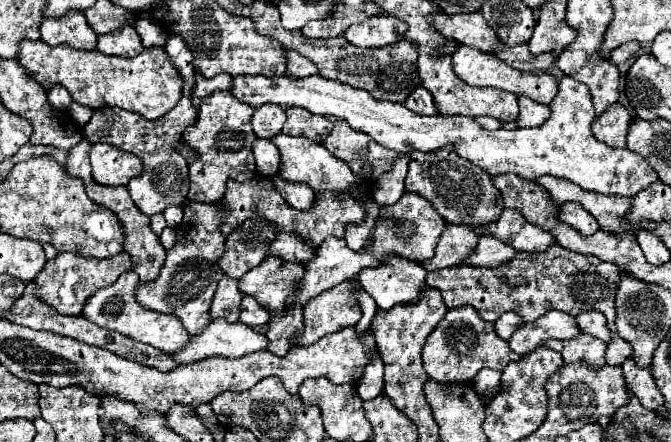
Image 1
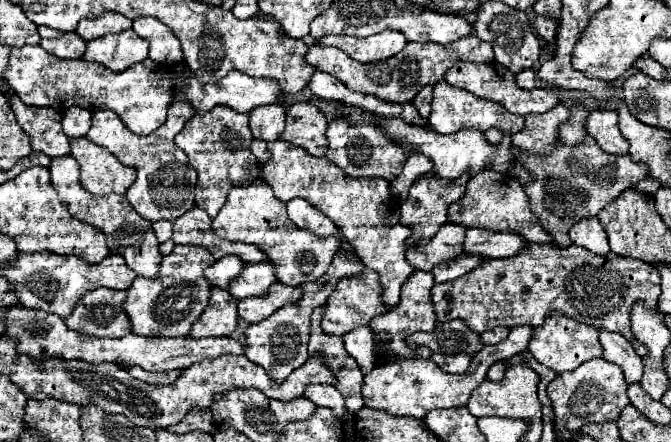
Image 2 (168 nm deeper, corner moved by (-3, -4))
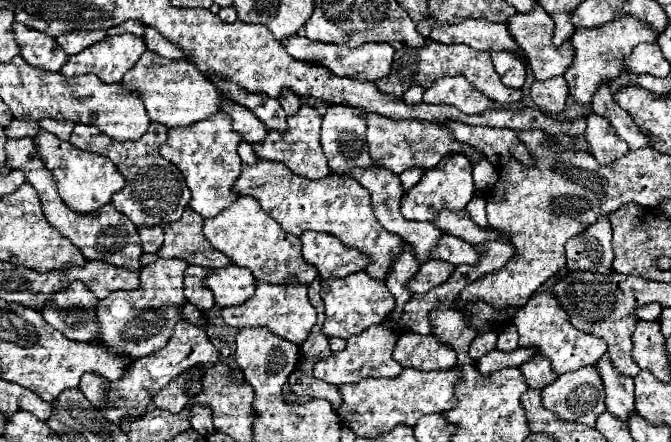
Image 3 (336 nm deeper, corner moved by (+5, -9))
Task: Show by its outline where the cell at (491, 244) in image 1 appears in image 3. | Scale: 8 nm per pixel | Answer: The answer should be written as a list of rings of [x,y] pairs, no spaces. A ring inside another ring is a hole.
[[[430,259],[428,263],[420,265],[420,271],[412,277],[412,283],[408,287],[412,287],[414,293],[428,293],[430,289],[442,285],[454,269],[456,267],[452,267],[452,263],[444,263],[442,259]]]

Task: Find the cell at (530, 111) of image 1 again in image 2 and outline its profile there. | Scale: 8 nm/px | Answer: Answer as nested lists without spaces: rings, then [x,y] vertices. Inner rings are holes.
[[[562,104],[554,106],[552,110],[544,112],[544,114],[528,114],[526,116],[526,126],[512,136],[512,146],[520,146],[520,150],[524,150],[524,158],[518,158],[518,162],[528,170],[530,174],[530,182],[524,184],[524,192],[528,196],[532,214],[536,214],[538,222],[542,224],[542,228],[554,238],[556,246],[570,246],[570,238],[568,238],[568,230],[582,218],[588,216],[596,216],[604,206],[608,206],[610,202],[614,202],[624,190],[628,190],[630,186],[636,186],[636,182],[650,178],[650,170],[648,166],[634,162],[628,154],[624,156],[610,156],[604,150],[600,150],[600,146],[596,146],[596,140],[586,134],[584,142],[580,142],[580,146],[574,148],[566,148],[560,144],[558,138],[558,126],[564,124],[570,118],[570,110]]]

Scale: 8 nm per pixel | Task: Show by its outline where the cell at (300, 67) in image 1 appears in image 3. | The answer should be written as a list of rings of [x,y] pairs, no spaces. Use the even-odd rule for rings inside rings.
[[[358,109],[358,111],[368,125],[366,139],[368,139],[368,149],[370,149],[372,161],[380,167],[390,169],[396,175],[400,175],[402,171],[410,169],[410,167],[422,167],[422,169],[436,167],[438,161],[448,153],[464,153],[470,159],[478,159],[482,155],[478,149],[472,149],[472,147],[452,139],[452,135],[448,135],[448,131],[444,131],[444,127],[438,127],[436,123],[428,123],[428,121],[420,121],[420,119],[410,119],[410,121],[394,119],[394,117],[384,117],[378,113],[364,111],[364,109]]]

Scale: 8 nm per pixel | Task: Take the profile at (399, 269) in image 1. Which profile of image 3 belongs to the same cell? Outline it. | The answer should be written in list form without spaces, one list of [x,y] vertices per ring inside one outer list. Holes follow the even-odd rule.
[[[262,159],[256,165],[242,165],[242,173],[236,179],[234,189],[238,191],[238,195],[256,197],[260,201],[260,207],[268,215],[272,215],[272,219],[276,219],[284,231],[292,235],[300,235],[306,229],[326,231],[338,237],[344,245],[364,253],[370,259],[366,273],[372,279],[384,281],[390,273],[392,263],[404,251],[404,239],[380,227],[374,215],[370,193],[348,175],[330,173],[324,179],[304,179],[288,171],[284,163]]]

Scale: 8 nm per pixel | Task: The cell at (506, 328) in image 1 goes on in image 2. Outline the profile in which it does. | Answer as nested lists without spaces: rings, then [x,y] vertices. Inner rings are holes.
[[[496,328],[496,330],[488,330],[488,332],[484,332],[484,334],[480,334],[480,340],[482,340],[482,344],[484,346],[488,346],[488,344],[498,344],[498,342],[502,342],[506,336],[508,336],[508,328]]]

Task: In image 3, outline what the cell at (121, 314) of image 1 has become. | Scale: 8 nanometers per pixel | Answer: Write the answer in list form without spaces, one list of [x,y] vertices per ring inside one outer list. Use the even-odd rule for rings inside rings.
[[[76,281],[68,289],[58,291],[44,305],[44,319],[72,341],[94,341],[100,323],[96,319],[96,295]]]

